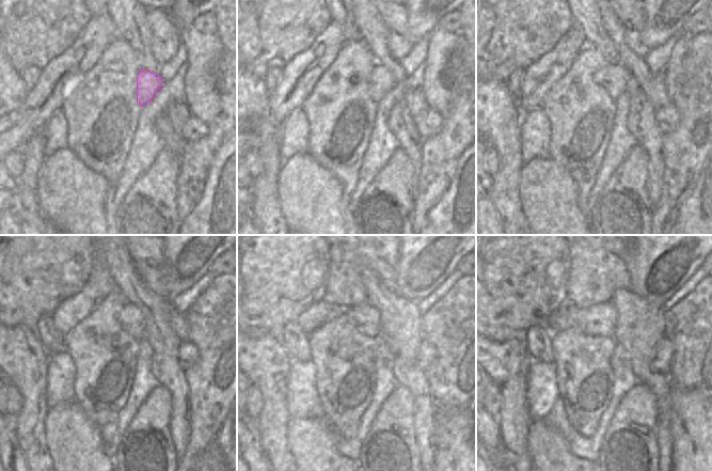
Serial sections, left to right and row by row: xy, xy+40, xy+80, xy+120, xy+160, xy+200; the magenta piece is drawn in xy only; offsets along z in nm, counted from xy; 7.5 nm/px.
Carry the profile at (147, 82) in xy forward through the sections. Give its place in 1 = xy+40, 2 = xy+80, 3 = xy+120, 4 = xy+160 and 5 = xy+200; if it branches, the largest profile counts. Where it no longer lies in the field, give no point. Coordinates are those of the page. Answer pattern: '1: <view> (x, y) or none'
1: xy+40 (381, 80)
2: xy+80 (614, 78)
3: xy+120 (131, 317)
4: xy+160 (365, 318)
5: xy+200 (601, 319)

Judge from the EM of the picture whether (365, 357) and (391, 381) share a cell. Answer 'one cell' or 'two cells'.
two cells

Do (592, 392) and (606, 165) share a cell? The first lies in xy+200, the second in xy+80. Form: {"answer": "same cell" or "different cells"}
{"answer": "different cells"}

